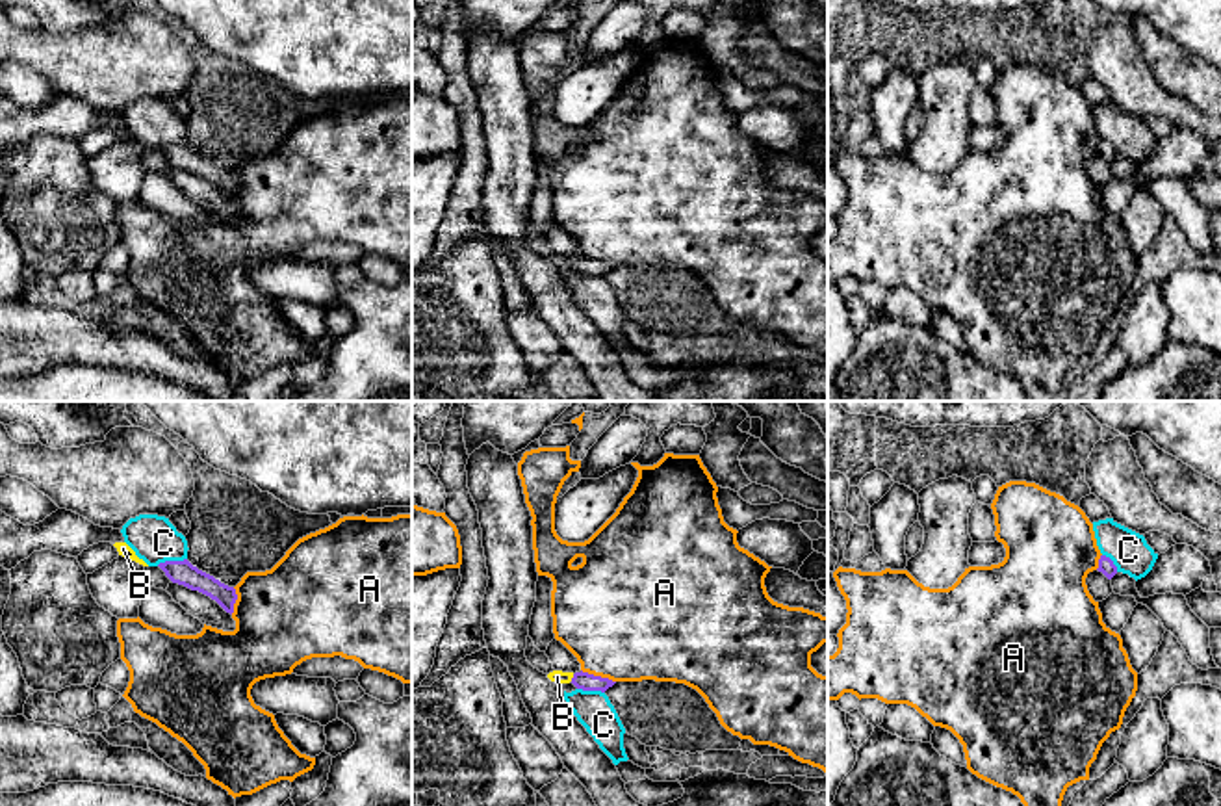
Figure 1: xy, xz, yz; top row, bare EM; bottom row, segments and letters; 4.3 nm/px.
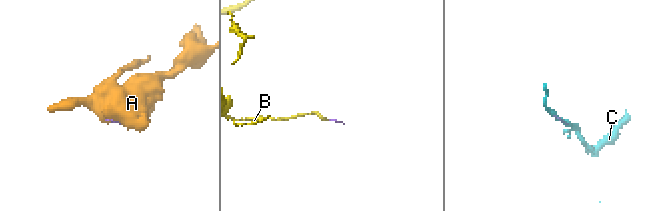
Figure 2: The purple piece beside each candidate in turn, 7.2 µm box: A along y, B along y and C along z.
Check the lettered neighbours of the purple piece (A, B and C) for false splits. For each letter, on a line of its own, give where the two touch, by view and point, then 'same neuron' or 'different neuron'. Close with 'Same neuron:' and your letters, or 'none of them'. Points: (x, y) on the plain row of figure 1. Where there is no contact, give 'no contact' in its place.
A: meets purple in xz at (598, 260); different neuron
B: meets purple in xz at (572, 262); same neuron
C: meets purple in xy at (171, 145); different neuron
Same neuron: B

